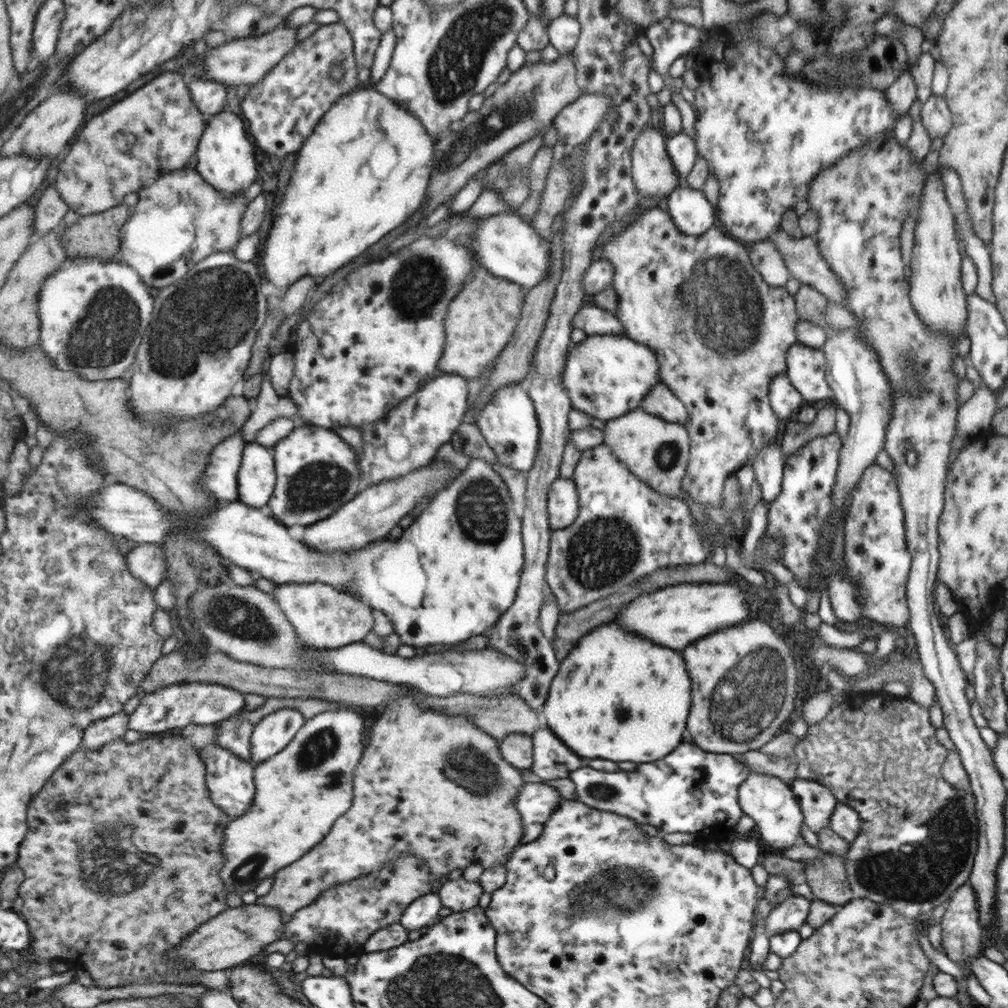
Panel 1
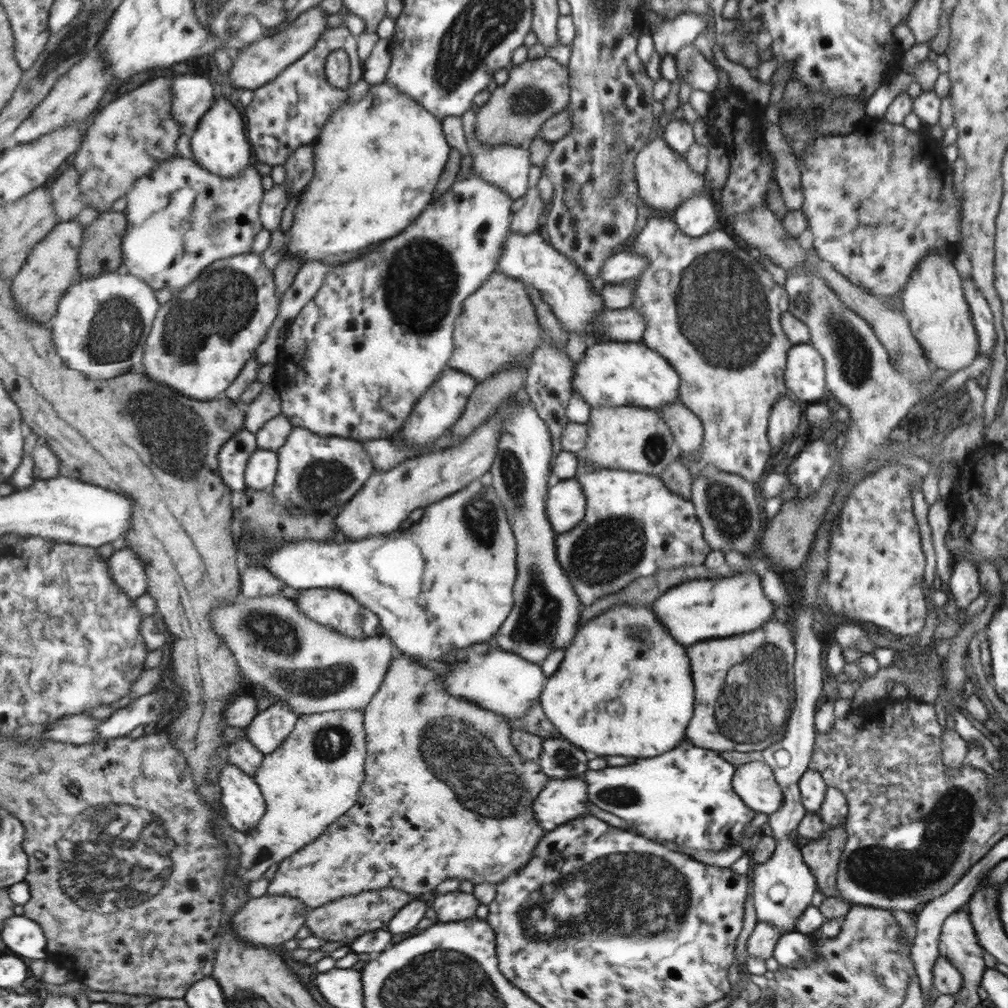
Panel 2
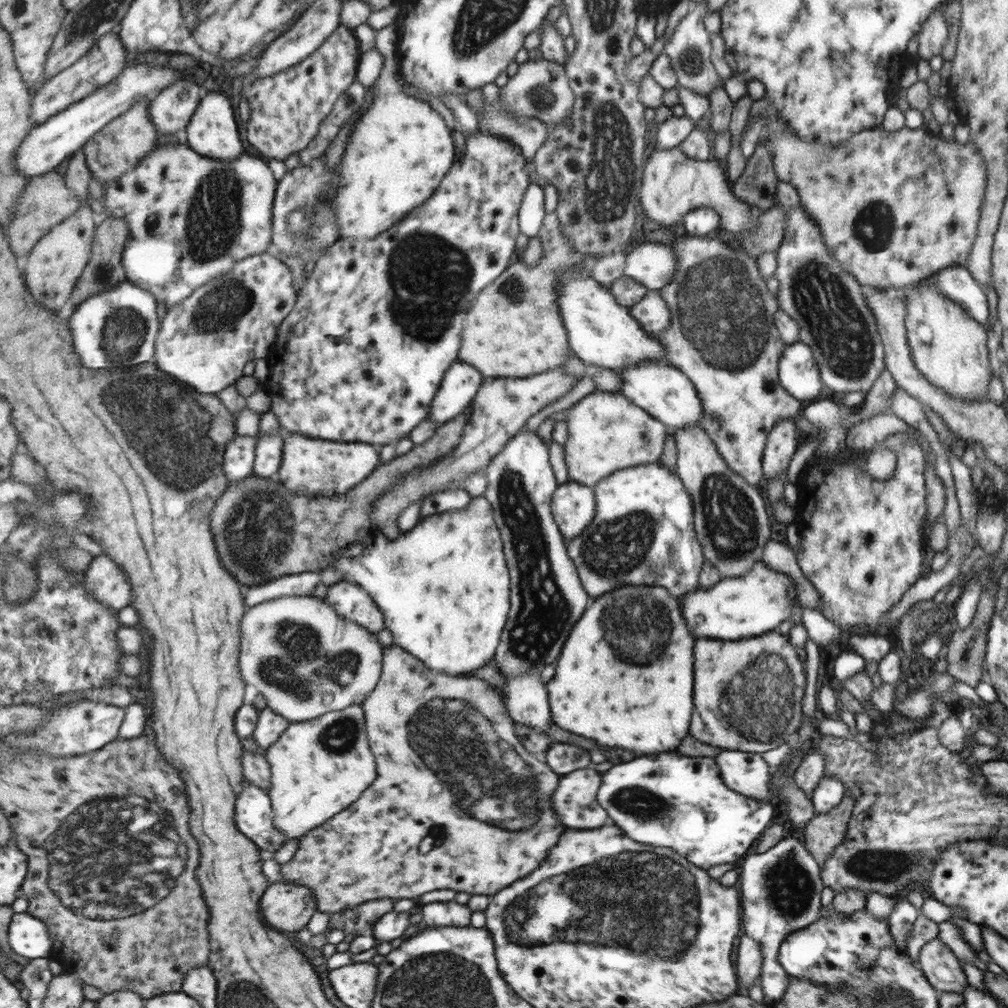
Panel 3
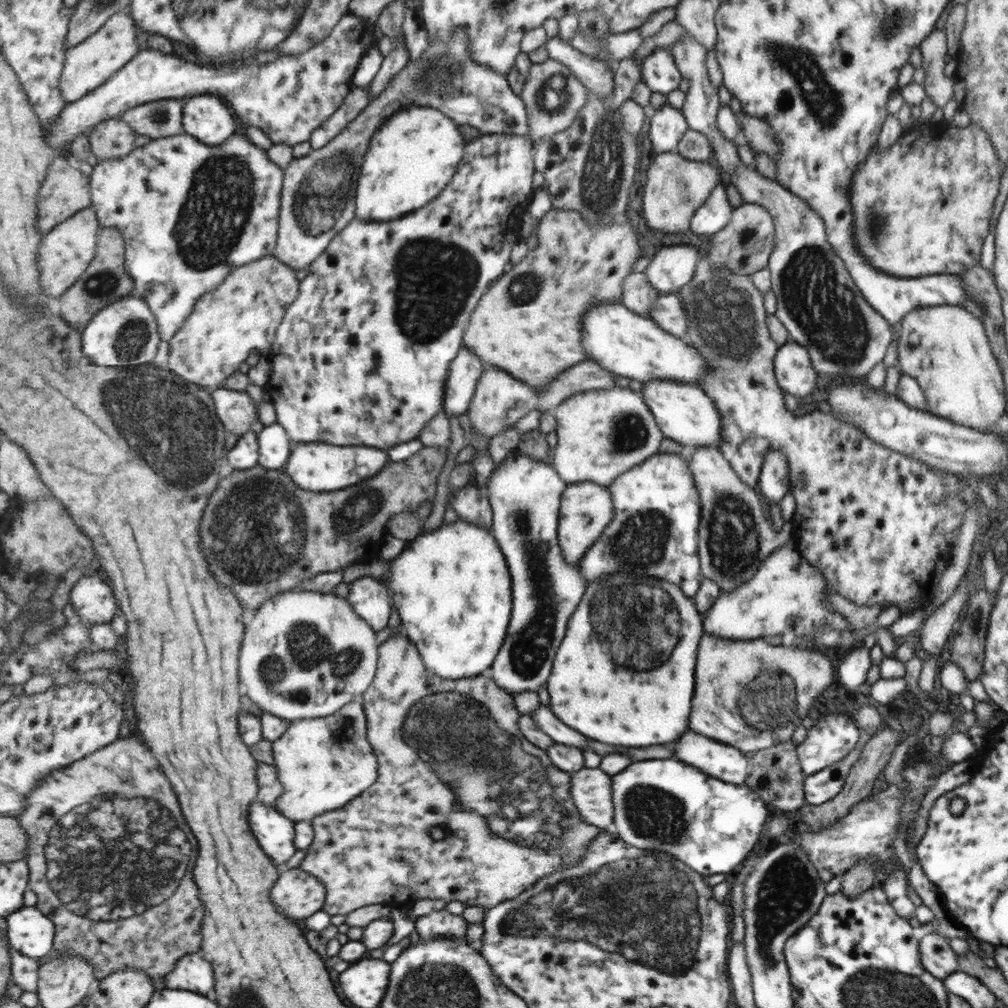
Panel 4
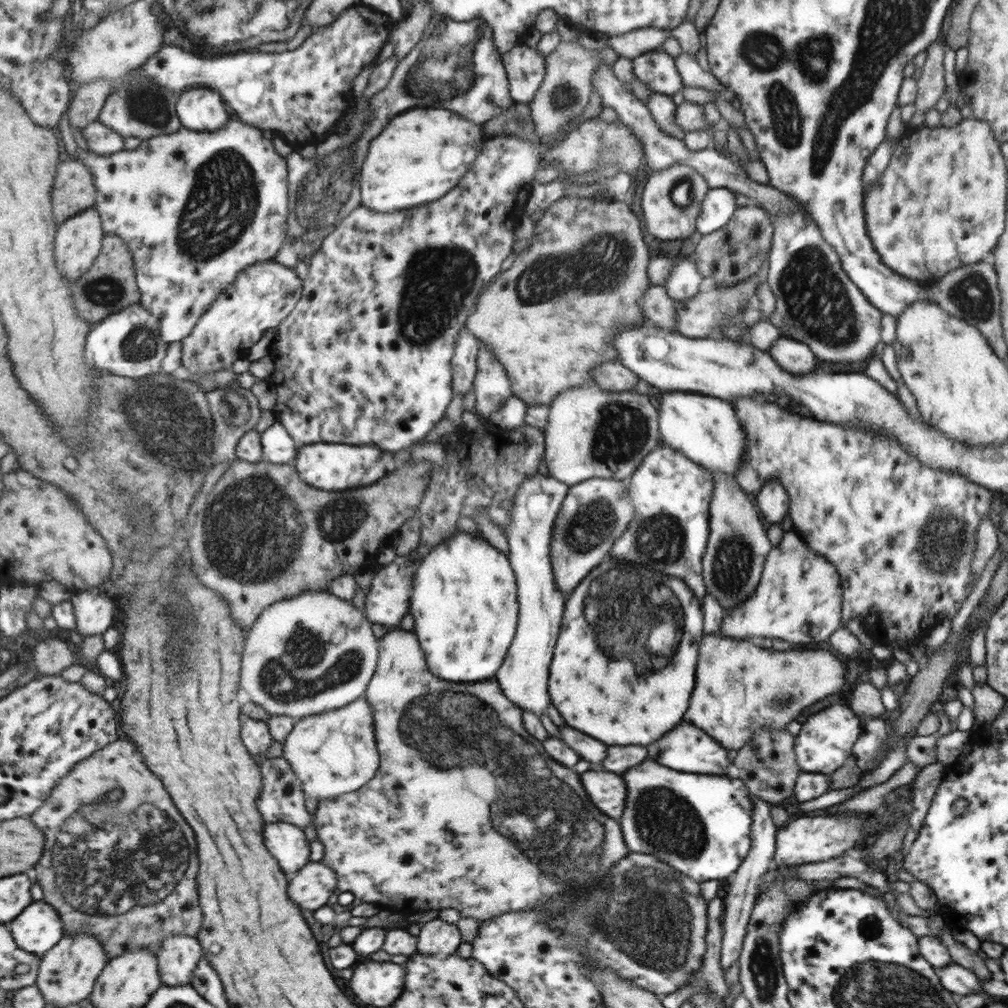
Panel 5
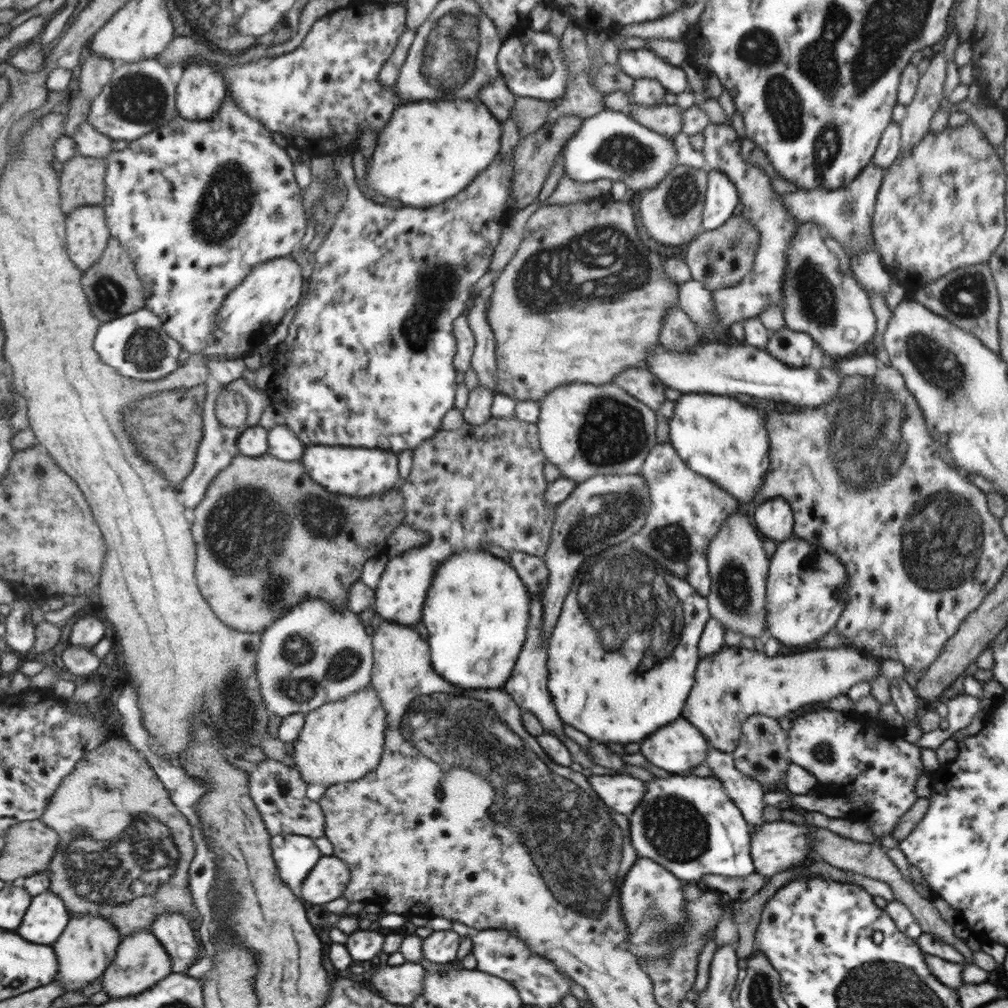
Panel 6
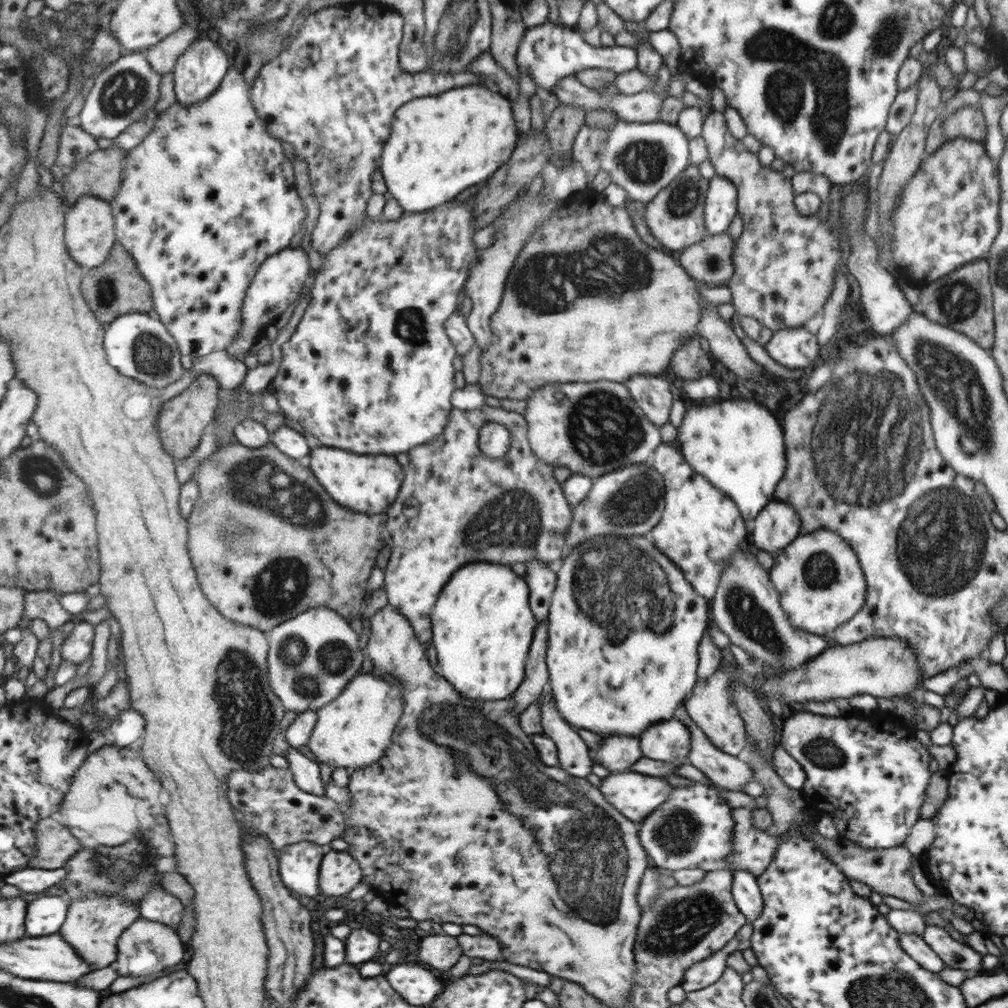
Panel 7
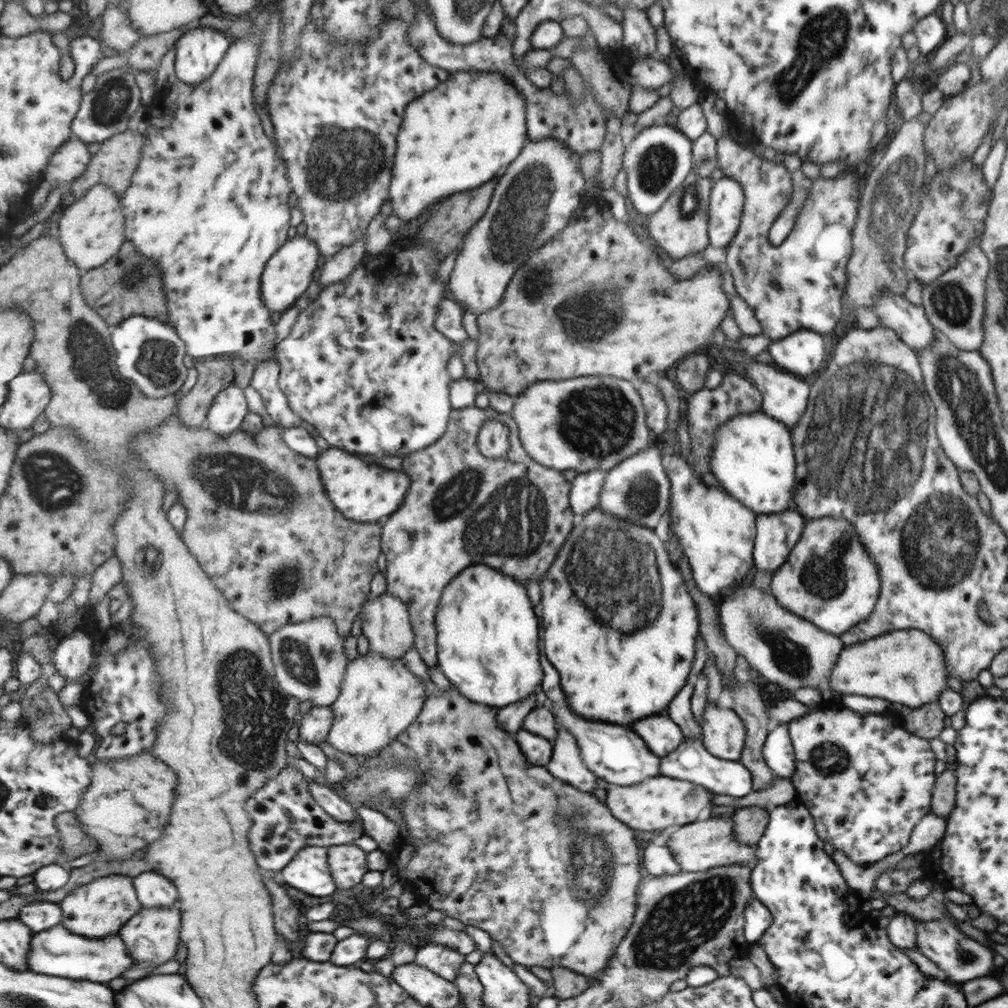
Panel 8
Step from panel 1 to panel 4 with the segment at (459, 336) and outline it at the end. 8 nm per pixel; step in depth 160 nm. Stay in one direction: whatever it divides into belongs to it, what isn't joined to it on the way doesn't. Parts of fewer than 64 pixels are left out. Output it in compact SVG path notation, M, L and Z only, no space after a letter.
M549 209L546 214L536 220L539 227L538 237L543 238L541 244L549 244L549 254L545 262L545 254L537 254L533 264L533 274L539 280L539 292L535 298L523 306L511 300L509 284L513 276L519 274L519 264L512 265L505 276L494 280L489 292L481 296L481 304L477 304L477 312L473 312L473 320L469 320L469 328L465 328L465 346L485 361L486 365L494 366L511 377L523 381L533 388L544 390L549 383L569 367L585 361L588 353L583 347L583 333L581 332L581 316L585 315L596 304L619 303L623 294L624 280L631 273L633 262L639 258L639 246L633 232L633 226L627 217L612 220L604 225L592 225L574 210Z

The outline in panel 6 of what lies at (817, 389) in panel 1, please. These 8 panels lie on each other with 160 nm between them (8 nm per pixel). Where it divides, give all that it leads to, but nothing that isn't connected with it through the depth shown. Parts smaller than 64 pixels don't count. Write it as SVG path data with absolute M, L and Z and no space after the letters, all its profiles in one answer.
M782 326L769 333L764 350L790 367L805 367L811 362L809 352L813 350L813 339L806 332L795 332Z

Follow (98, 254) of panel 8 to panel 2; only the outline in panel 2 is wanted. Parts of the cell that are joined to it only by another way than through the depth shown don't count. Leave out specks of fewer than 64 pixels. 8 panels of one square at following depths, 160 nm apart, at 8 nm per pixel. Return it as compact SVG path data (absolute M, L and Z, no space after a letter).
M77 220L59 222L31 251L24 267L12 279L13 298L25 314L31 314L31 318L28 316L28 319L45 324L57 314L61 299L77 279L85 231L86 228Z

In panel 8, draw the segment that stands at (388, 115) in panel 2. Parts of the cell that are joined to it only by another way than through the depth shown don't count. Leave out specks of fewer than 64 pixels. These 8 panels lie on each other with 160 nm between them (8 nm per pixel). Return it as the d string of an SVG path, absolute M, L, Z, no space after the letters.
M475 70L453 72L445 84L409 104L408 110L401 125L397 164L392 171L393 182L390 188L394 214L403 222L418 218L428 206L433 206L456 192L471 191L496 178L519 154L525 142L527 106L524 98L511 81L499 74Z

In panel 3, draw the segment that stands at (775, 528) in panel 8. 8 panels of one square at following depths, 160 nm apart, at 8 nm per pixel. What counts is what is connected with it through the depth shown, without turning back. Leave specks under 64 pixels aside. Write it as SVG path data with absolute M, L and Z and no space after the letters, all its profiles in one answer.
M792 419L780 420L776 423L776 426L772 427L772 430L768 432L765 448L764 448L764 477L767 480L770 478L777 478L781 476L783 472L786 472L791 457L796 450L796 428L793 425Z

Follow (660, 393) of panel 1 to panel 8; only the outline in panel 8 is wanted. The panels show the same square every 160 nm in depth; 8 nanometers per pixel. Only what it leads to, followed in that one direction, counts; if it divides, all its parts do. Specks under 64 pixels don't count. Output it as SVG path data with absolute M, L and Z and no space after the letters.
M750 582L737 586L717 603L722 635L750 668L768 682L773 682L790 692L809 686L820 693L824 701L837 701L841 695L829 686L829 675L844 649L839 636L823 632L800 616L795 616L778 603L771 593L759 591Z

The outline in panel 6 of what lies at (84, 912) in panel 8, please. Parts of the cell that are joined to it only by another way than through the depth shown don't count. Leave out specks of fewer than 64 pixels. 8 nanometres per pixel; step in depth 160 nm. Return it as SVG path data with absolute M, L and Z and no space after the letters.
M77 915L68 922L60 939L54 944L59 957L60 971L54 981L66 986L65 992L83 992L89 983L95 982L105 974L117 958L122 934L107 916Z

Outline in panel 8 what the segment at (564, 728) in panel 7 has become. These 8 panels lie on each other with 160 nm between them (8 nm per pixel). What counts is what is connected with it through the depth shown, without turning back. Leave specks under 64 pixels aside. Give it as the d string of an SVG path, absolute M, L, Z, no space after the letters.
M567 729L558 730L551 758L544 767L553 778L571 784L581 792L591 793L595 788L595 773L584 764L580 747Z

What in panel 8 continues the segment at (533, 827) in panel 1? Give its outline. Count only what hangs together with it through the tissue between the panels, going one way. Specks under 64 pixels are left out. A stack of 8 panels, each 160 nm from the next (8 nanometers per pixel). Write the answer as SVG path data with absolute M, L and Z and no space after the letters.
M657 775L629 786L609 784L605 790L604 804L617 820L629 825L629 828L650 831L670 830L692 823L703 808L712 806L711 801L710 790L700 784Z

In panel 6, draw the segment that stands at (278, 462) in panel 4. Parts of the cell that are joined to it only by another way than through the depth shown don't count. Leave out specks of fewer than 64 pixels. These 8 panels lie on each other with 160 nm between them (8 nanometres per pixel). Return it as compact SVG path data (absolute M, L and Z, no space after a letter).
M279 424L270 430L268 441L268 452L286 461L301 461L307 447L286 424Z

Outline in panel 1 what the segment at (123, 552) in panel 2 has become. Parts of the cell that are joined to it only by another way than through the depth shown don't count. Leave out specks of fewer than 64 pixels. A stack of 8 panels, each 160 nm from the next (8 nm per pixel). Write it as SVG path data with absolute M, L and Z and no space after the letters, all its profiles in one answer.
M141 543L126 555L128 568L137 580L157 589L166 580L169 558L165 546L159 543Z

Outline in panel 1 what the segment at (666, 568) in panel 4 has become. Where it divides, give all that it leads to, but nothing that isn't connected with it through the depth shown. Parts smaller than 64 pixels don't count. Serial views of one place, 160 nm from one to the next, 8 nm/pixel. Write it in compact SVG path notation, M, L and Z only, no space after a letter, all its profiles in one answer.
M607 444L580 451L580 458L573 469L572 481L581 492L581 516L577 524L569 528L553 530L548 544L547 564L545 564L545 590L557 603L560 613L568 613L603 597L620 593L639 578L651 574L667 564L697 564L709 554L713 542L705 540L693 526L687 505L677 497L662 495L649 488L634 473L629 472L611 452Z

